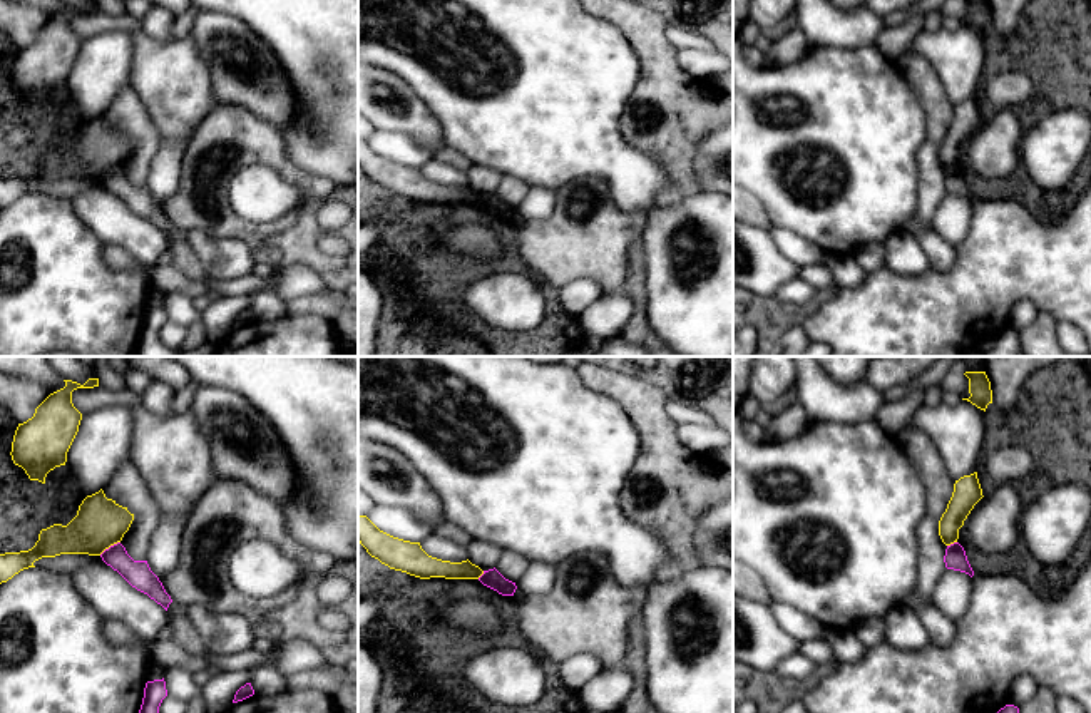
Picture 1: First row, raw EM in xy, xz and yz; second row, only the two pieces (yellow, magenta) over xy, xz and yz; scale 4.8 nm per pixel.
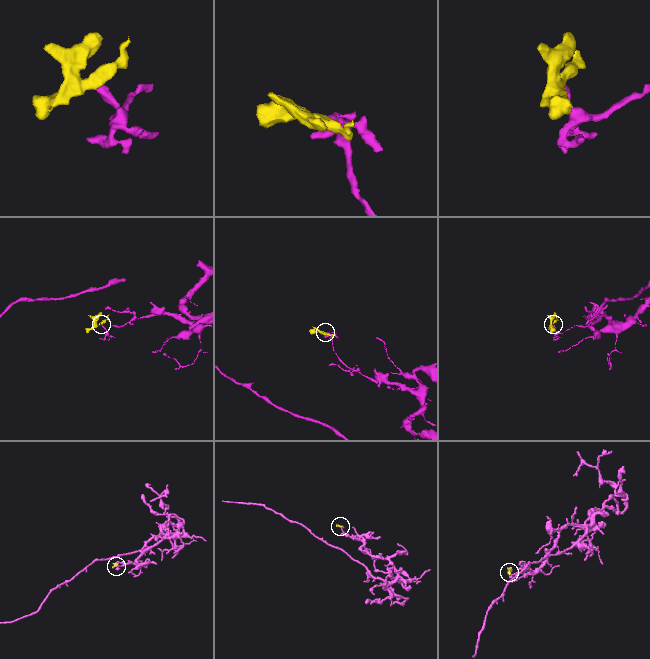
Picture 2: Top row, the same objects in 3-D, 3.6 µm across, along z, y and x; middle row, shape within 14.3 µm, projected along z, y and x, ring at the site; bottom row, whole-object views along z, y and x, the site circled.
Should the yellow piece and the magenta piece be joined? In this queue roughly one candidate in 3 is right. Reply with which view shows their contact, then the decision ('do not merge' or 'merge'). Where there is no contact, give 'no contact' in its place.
xy | do not merge

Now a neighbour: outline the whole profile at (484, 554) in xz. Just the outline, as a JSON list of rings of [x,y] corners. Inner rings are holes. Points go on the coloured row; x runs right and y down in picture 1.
[[[472,539],[467,546],[469,561],[482,571],[494,569],[504,552],[497,544]]]

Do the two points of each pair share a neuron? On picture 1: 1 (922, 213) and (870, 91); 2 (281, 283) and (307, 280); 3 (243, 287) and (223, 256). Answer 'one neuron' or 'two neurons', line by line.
1: two neurons
2: one neuron
3: two neurons

